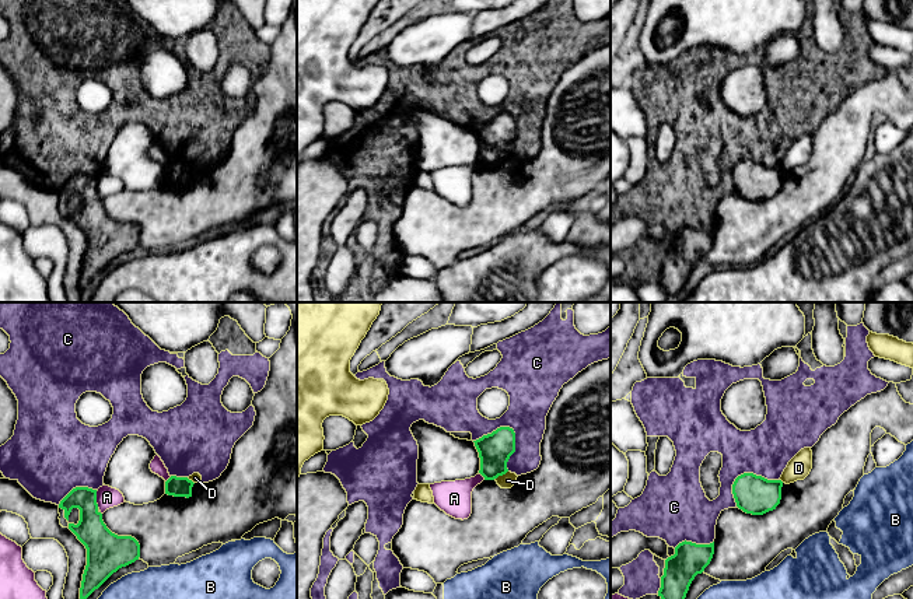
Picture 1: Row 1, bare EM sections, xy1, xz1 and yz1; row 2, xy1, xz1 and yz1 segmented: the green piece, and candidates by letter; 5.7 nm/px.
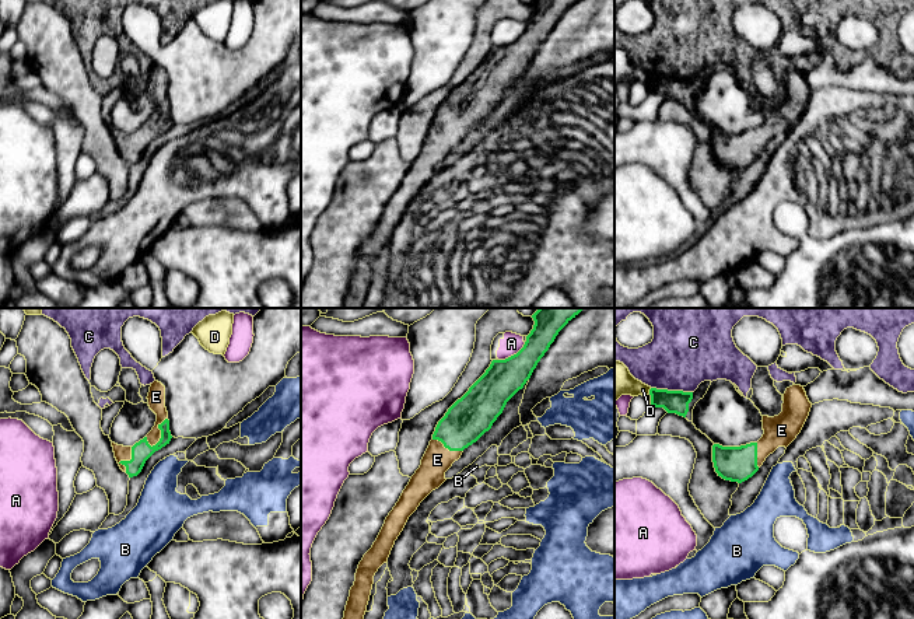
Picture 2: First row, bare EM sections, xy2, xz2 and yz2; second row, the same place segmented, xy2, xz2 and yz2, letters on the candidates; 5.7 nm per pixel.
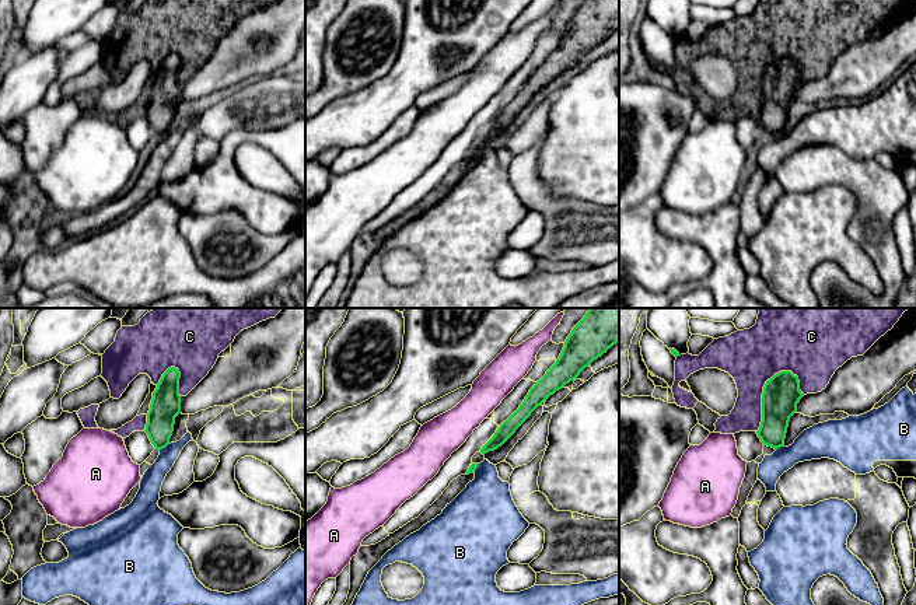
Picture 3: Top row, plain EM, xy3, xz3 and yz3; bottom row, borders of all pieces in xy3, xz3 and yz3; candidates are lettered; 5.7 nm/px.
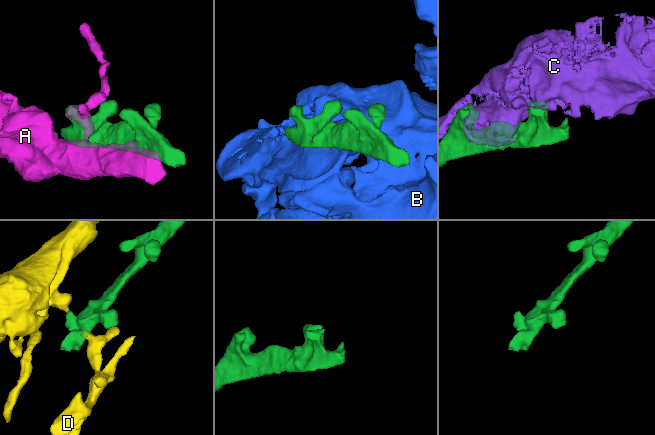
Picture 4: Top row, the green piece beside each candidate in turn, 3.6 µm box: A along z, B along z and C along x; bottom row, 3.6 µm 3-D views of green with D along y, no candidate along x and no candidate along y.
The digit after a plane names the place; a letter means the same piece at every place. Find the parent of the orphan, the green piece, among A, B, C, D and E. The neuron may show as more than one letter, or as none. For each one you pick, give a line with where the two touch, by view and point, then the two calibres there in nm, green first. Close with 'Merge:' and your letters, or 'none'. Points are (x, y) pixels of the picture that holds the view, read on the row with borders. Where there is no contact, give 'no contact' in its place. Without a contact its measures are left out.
E: xy2 (161, 433) | 110/100 nm
Merge: E

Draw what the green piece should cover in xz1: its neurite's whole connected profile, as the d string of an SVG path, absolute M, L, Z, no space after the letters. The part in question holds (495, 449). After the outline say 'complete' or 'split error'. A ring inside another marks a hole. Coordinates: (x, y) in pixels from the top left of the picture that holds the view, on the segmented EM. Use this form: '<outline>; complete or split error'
M500 427L473 442L480 458L479 473L485 480L494 480L508 472L507 462L515 452L515 432L513 428Z; complete

